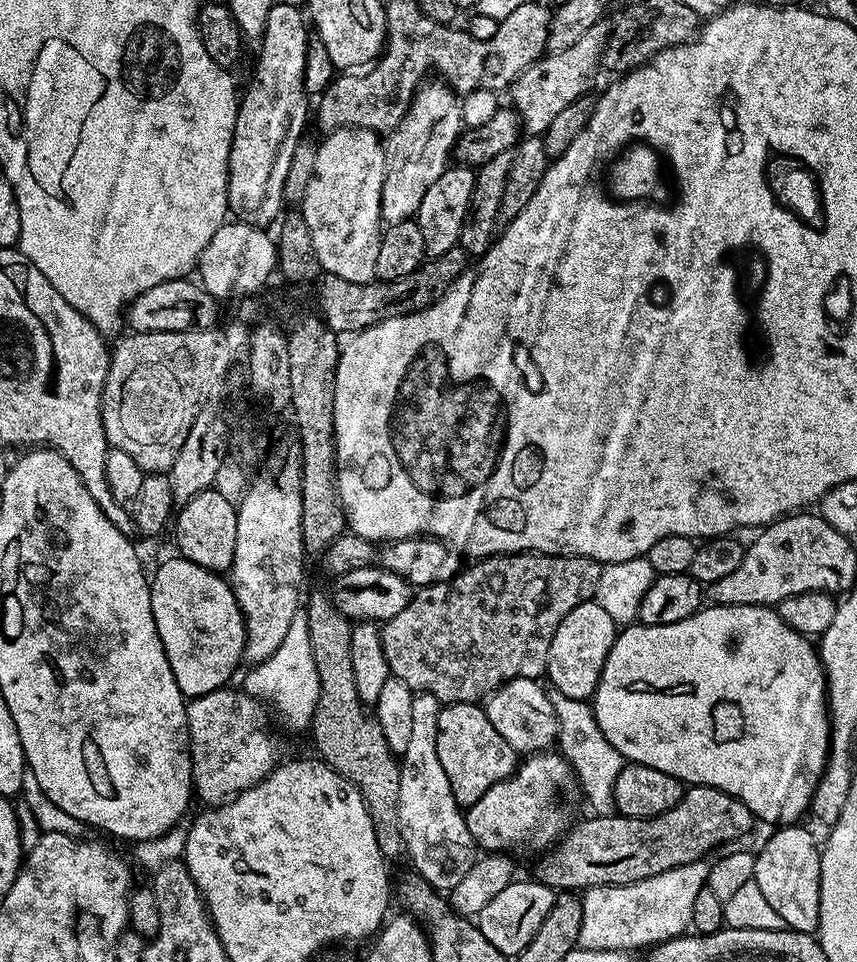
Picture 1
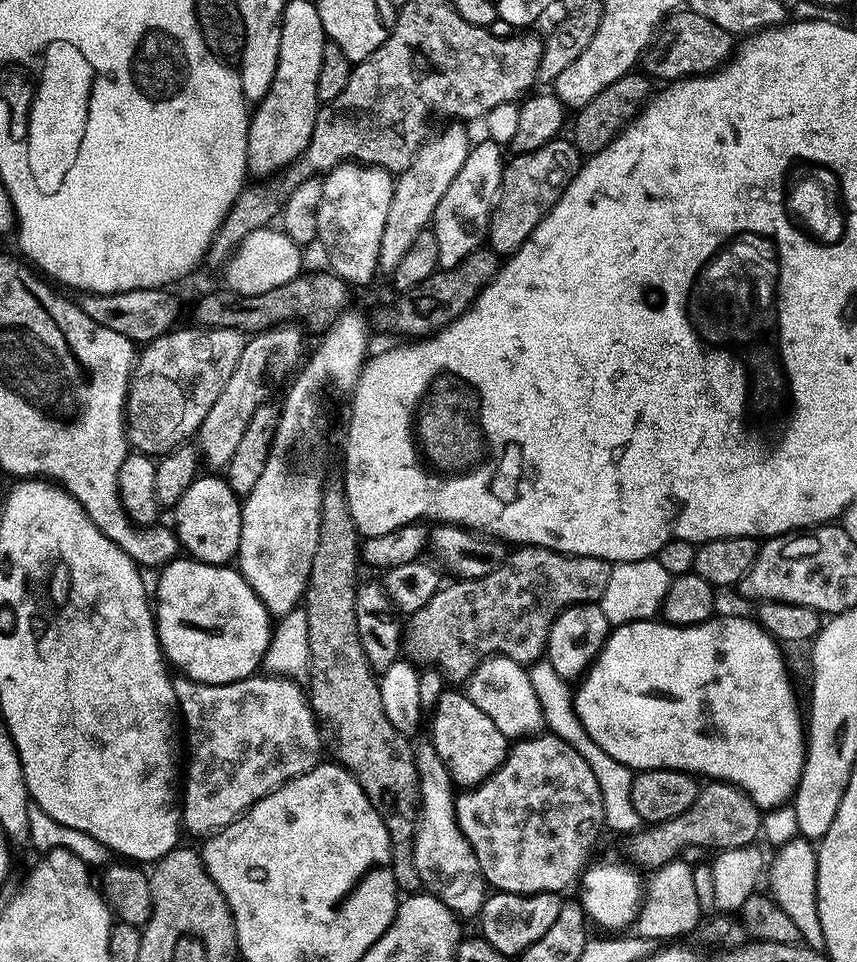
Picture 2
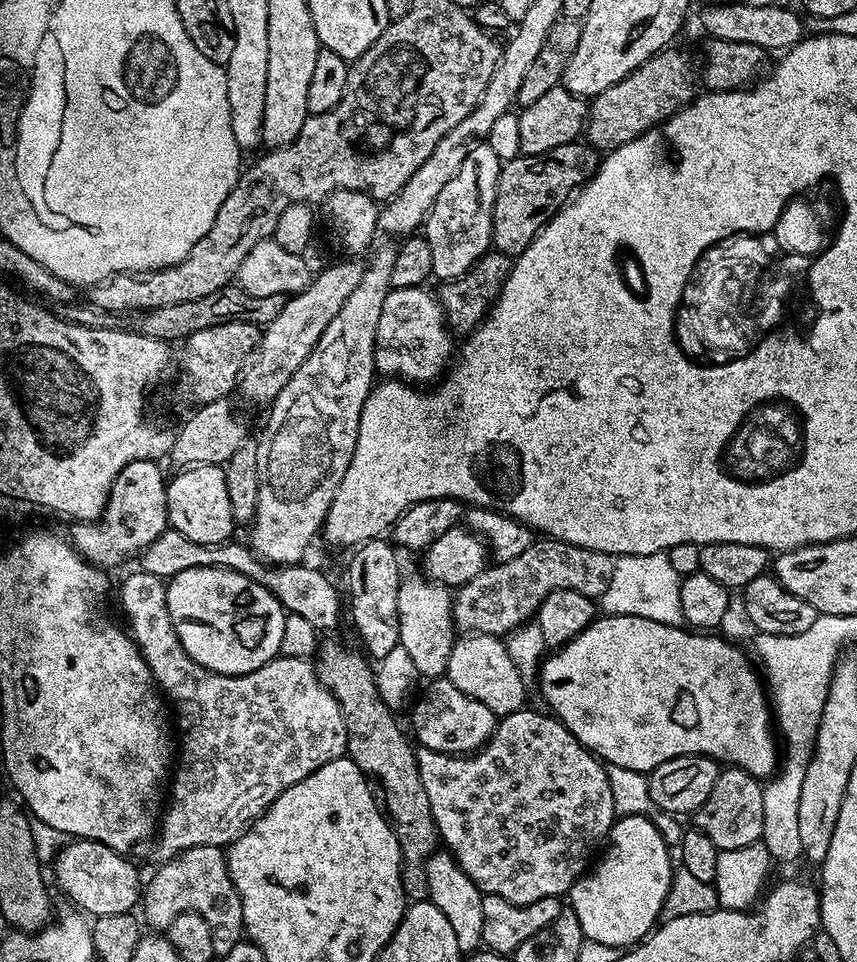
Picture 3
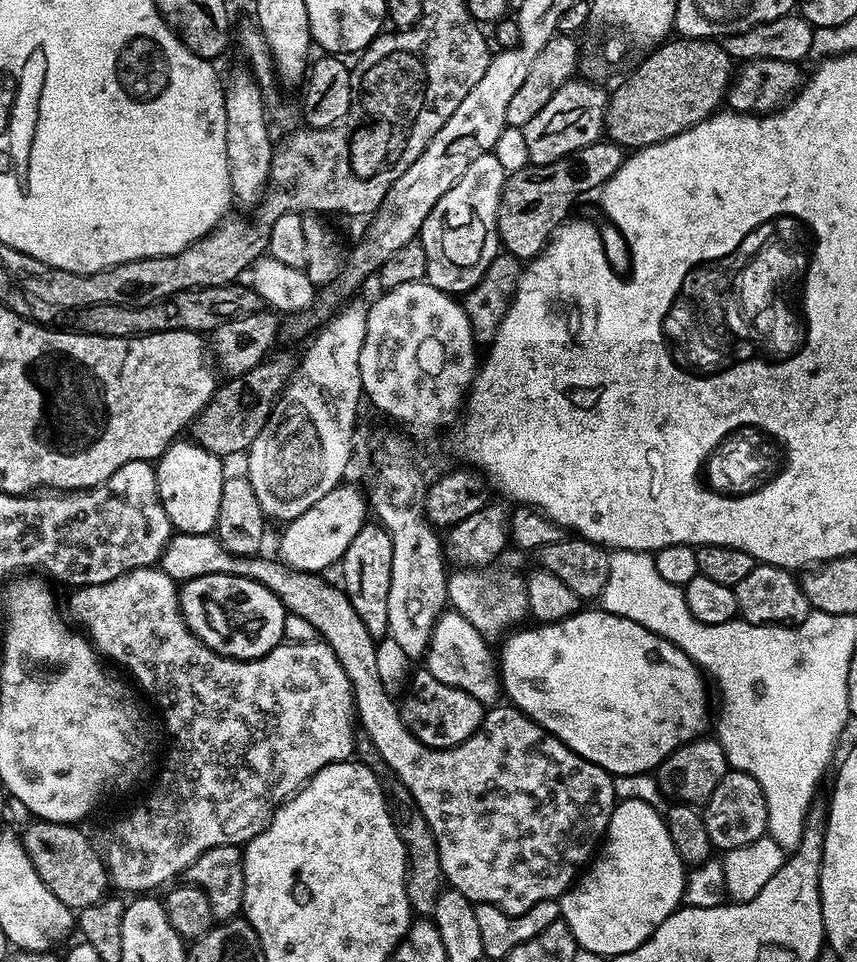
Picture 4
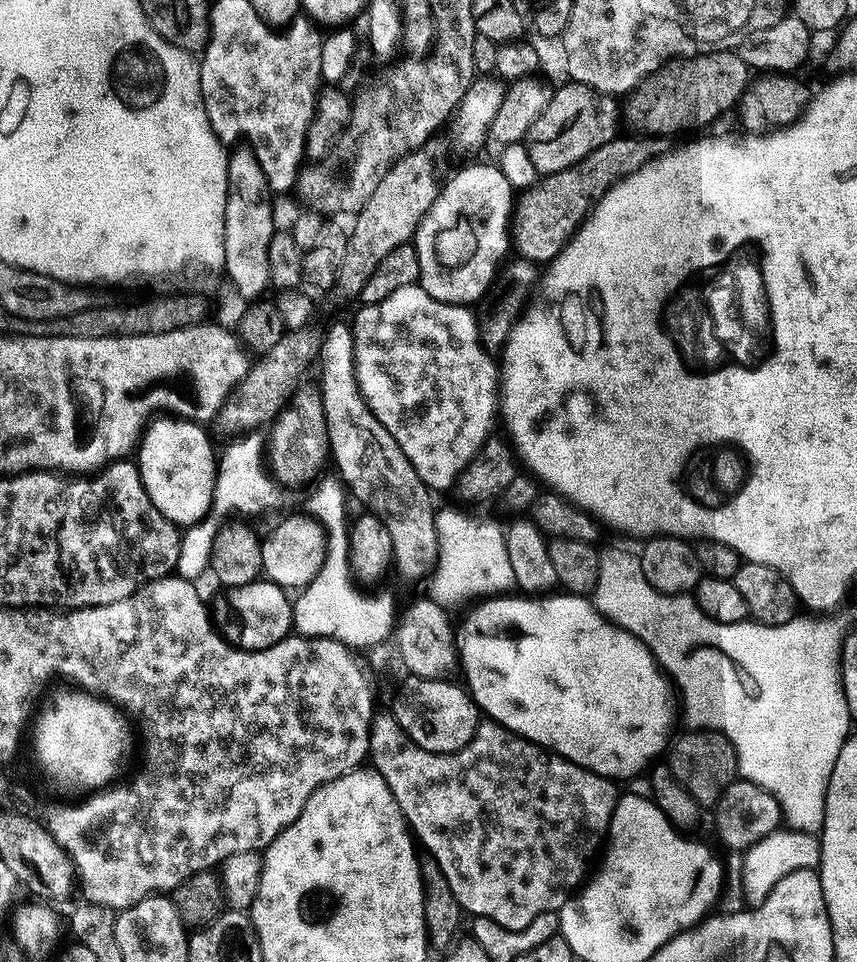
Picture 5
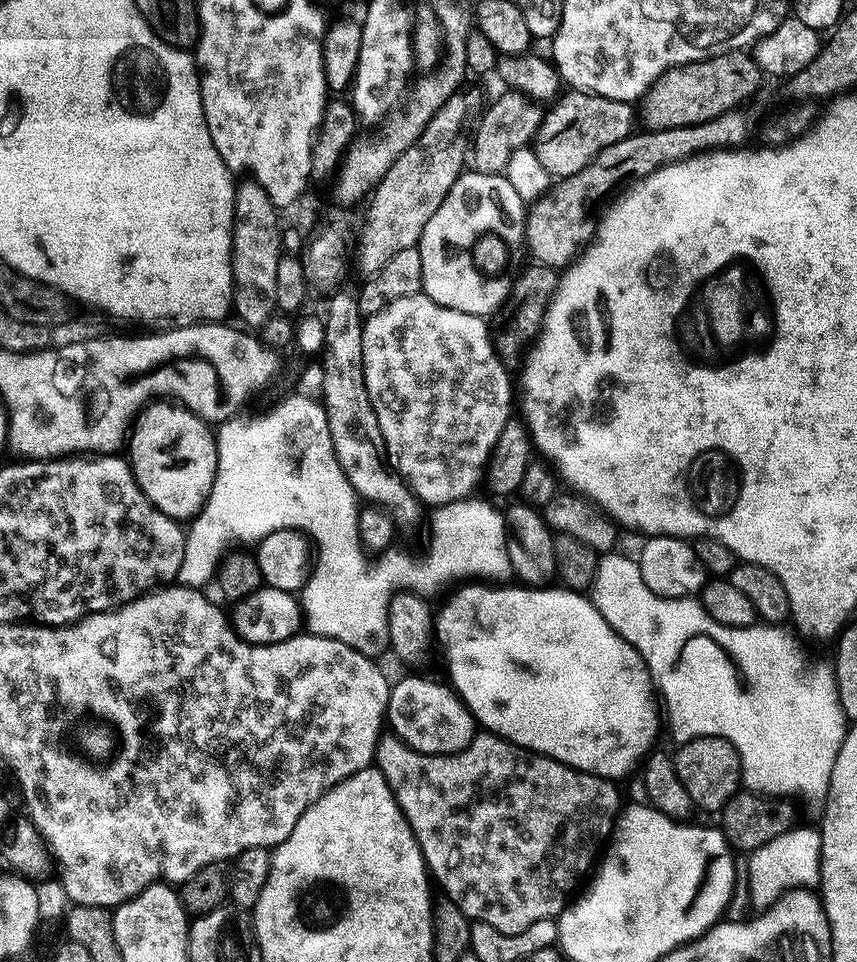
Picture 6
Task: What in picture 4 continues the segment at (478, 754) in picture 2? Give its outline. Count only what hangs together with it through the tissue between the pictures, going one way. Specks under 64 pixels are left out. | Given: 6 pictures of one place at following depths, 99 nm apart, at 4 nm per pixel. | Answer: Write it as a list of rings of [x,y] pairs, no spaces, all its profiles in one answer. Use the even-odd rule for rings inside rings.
[[[426,670],[411,677],[399,705],[400,717],[410,734],[431,748],[453,748],[466,742],[466,738],[481,731],[486,711],[485,705],[478,703],[473,696],[446,682],[438,682],[438,678]]]

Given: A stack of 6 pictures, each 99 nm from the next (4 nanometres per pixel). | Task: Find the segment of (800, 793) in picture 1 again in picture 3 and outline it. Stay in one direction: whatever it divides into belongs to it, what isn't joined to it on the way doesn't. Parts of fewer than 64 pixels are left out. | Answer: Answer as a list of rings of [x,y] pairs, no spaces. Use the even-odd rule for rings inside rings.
[[[604,614],[593,620],[585,632],[579,632],[573,640],[569,640],[567,644],[555,649],[539,665],[538,683],[540,682],[540,692],[544,695],[545,702],[552,707],[549,708],[551,715],[562,721],[566,730],[570,730],[570,734],[574,734],[574,738],[578,738],[580,745],[588,749],[605,765],[624,767],[628,771],[647,774],[658,766],[662,766],[662,762],[666,762],[670,758],[709,756],[711,760],[715,760],[721,765],[741,768],[743,772],[749,772],[750,775],[757,778],[768,778],[778,768],[778,744],[776,748],[775,742],[772,741],[774,716],[770,711],[770,700],[754,664],[753,668],[751,662],[744,657],[742,649],[735,648],[734,645],[727,644],[724,640],[719,640],[716,634],[697,634],[684,626],[654,622],[641,616],[609,616]]]

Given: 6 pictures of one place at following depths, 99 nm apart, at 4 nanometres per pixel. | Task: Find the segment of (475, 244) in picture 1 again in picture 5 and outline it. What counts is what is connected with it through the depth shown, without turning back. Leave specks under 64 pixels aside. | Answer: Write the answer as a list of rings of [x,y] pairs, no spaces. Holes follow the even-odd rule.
[[[627,135],[606,142],[606,146],[598,146],[598,150],[586,154],[586,158],[566,170],[540,176],[535,184],[515,197],[510,217],[510,240],[521,257],[533,262],[551,262],[572,239],[573,233],[584,223],[596,203],[617,182],[634,174],[642,165],[665,151],[663,139]]]

